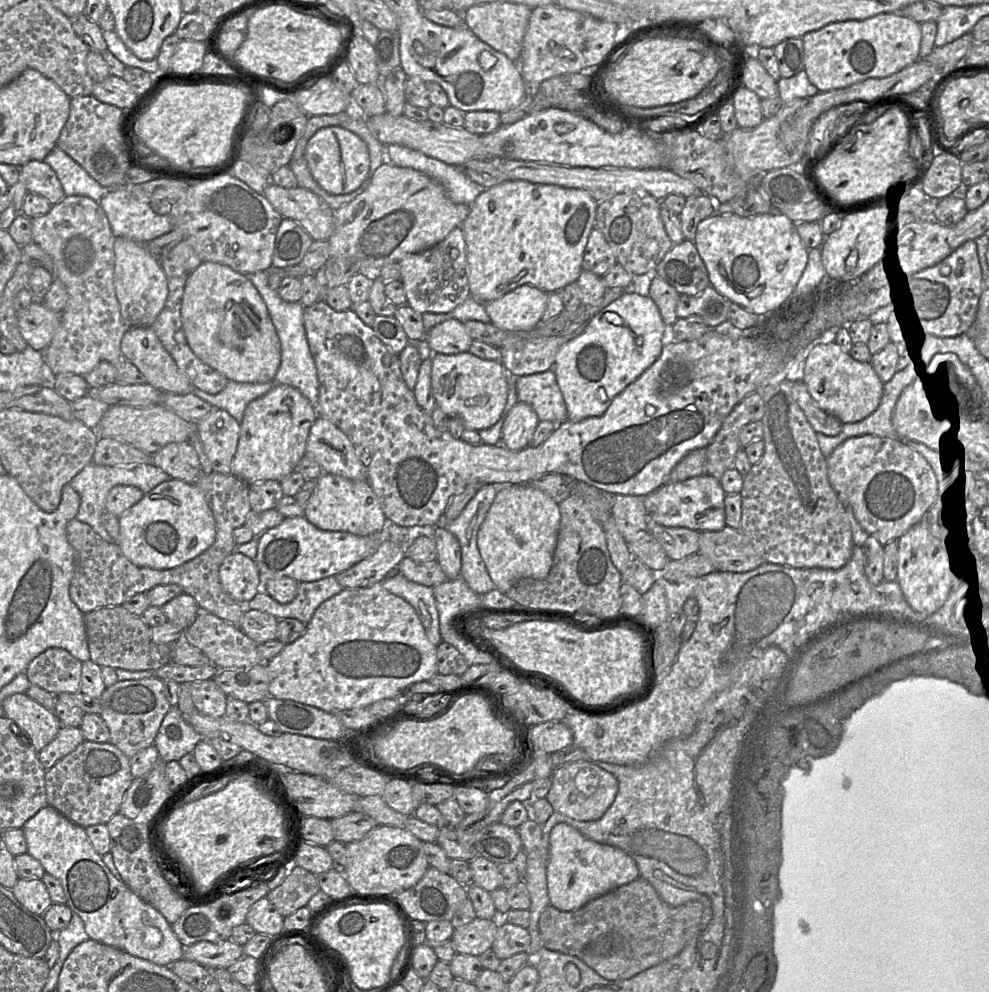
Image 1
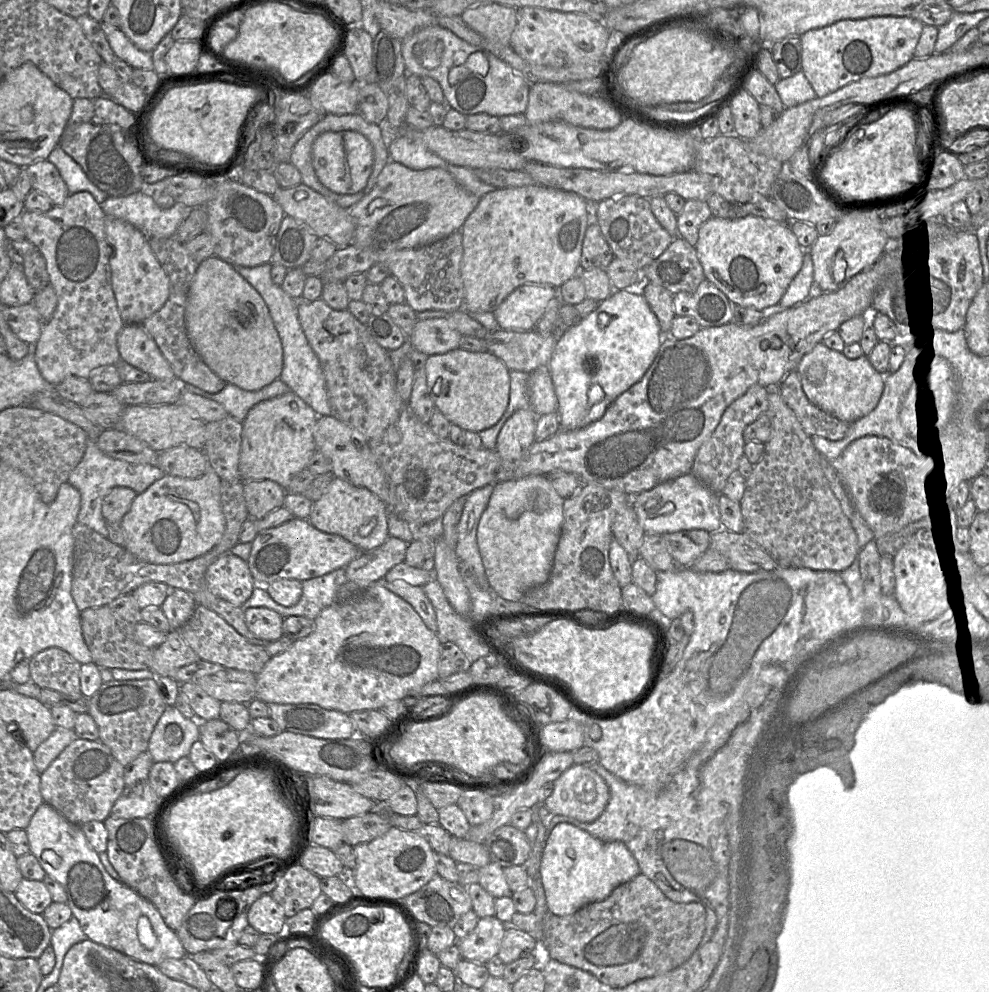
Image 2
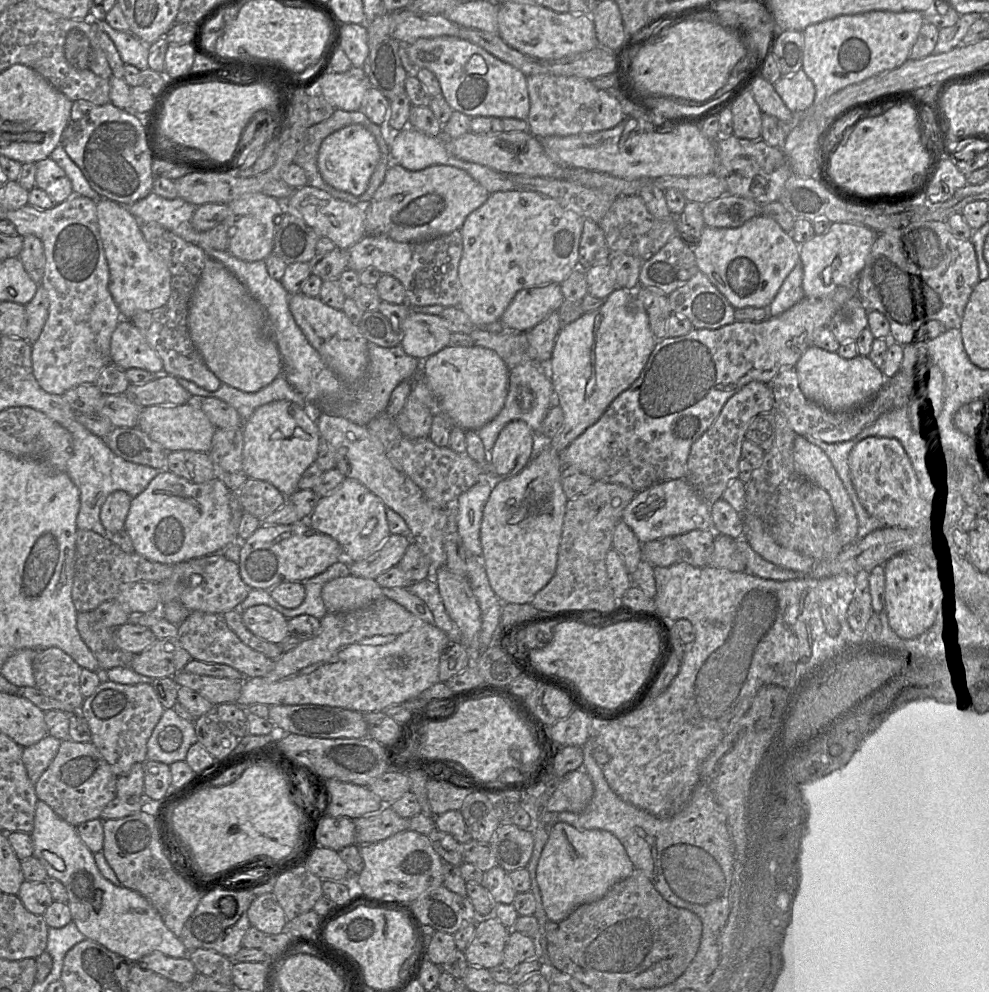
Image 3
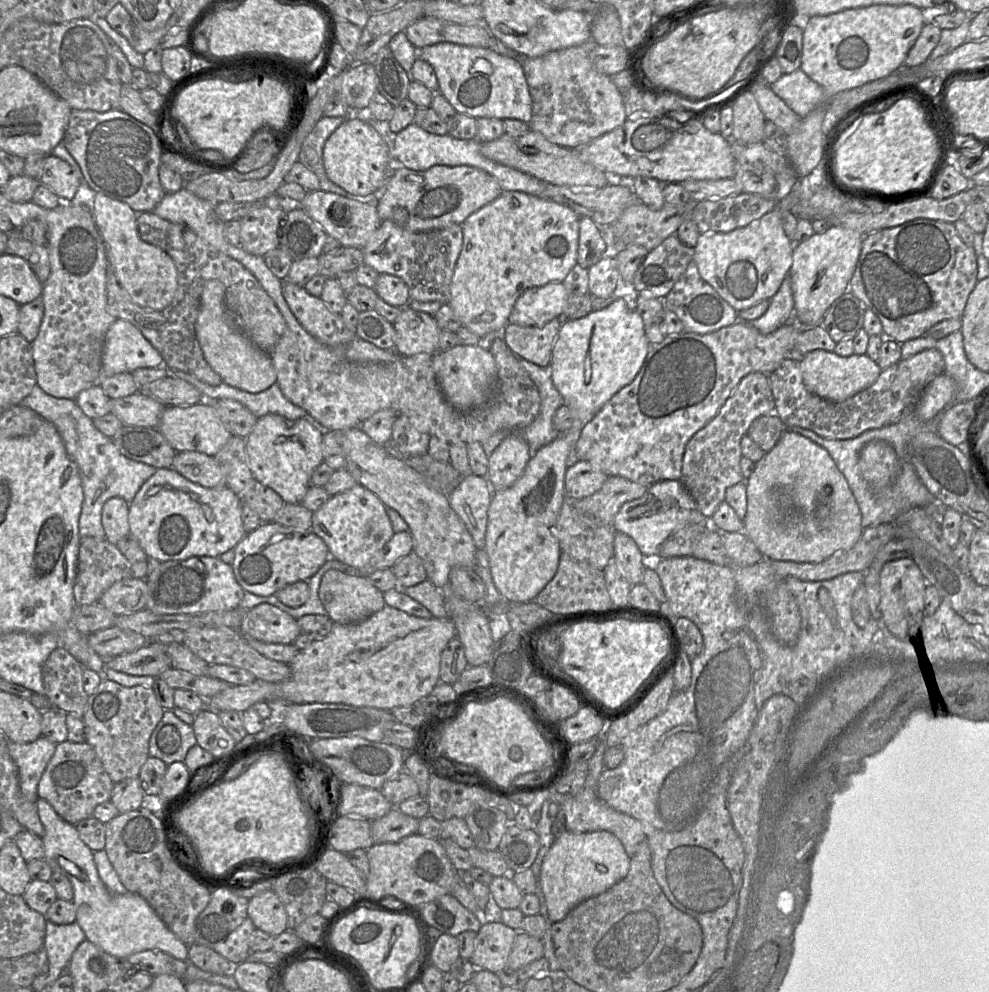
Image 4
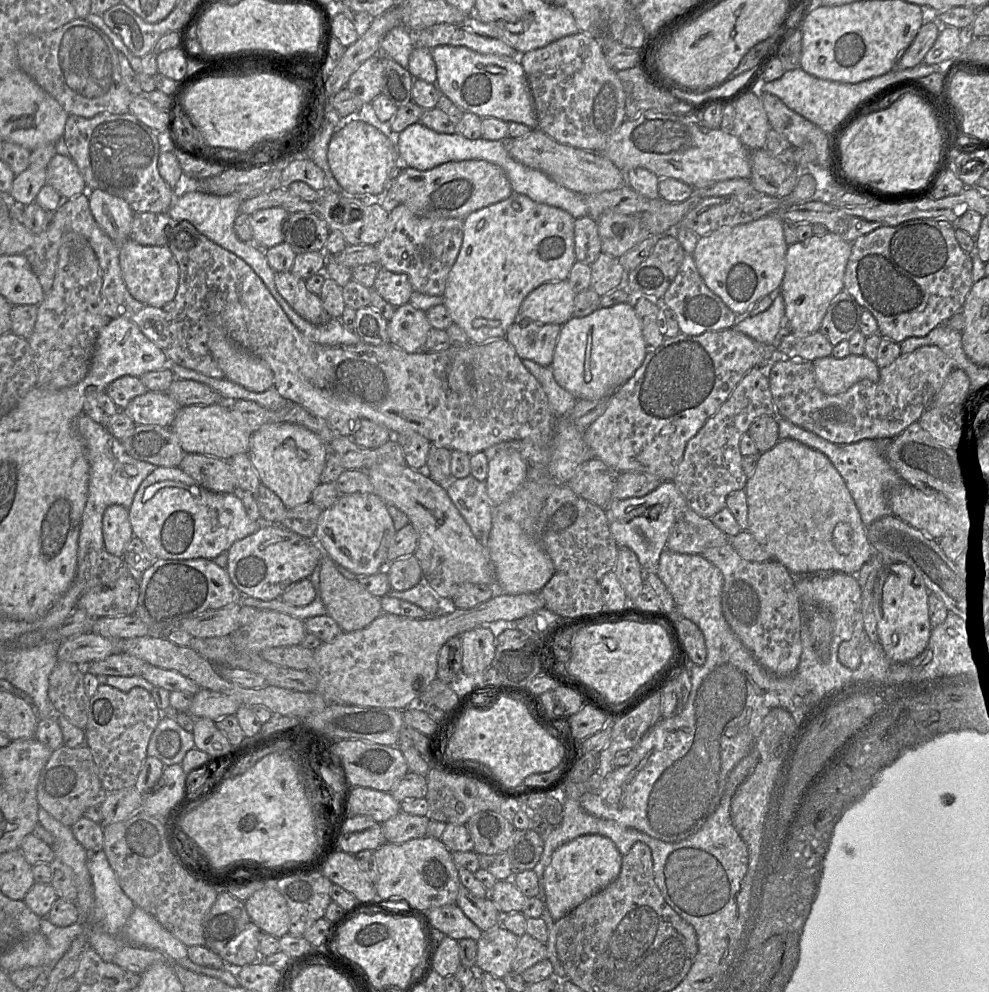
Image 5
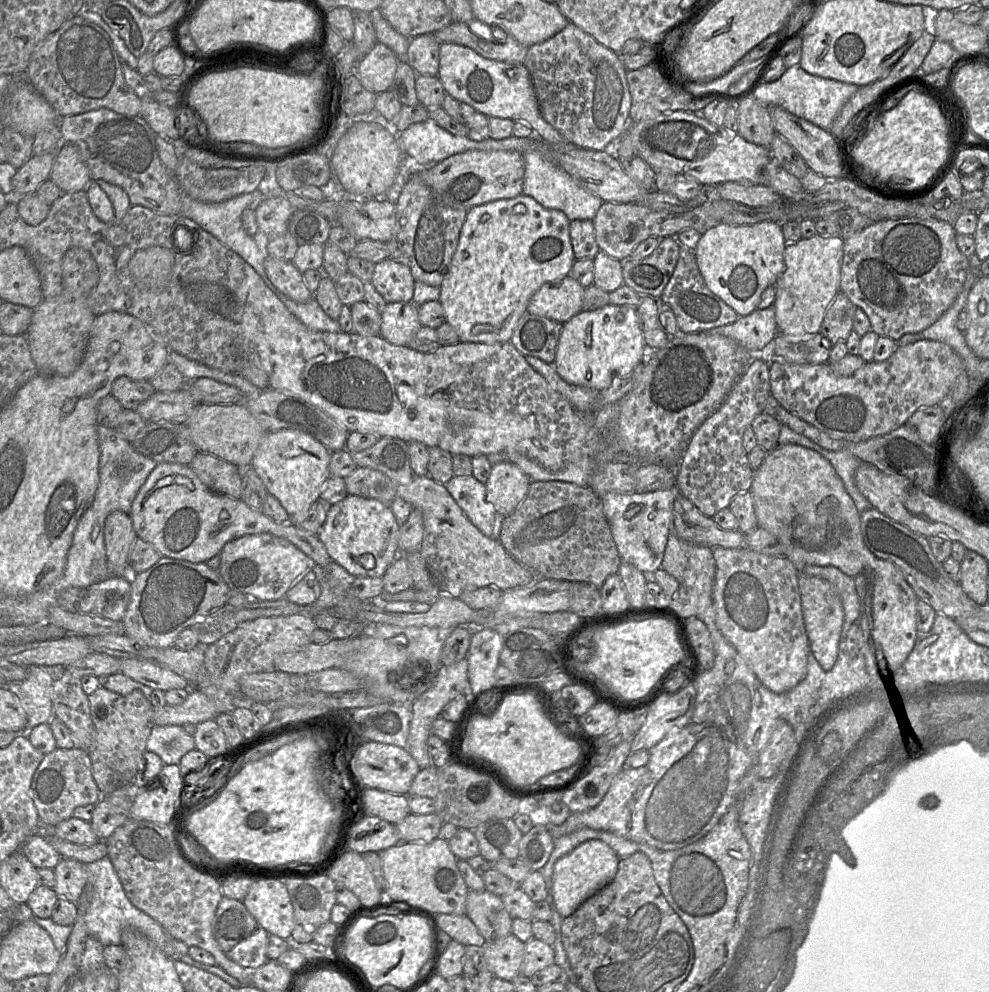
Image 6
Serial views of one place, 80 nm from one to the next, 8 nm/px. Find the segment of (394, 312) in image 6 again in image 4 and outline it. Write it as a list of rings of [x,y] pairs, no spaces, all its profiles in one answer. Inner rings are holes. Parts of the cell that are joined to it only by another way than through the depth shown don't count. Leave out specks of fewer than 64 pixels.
[[[409,306],[401,310],[393,323],[394,350],[402,356],[435,354],[439,351],[439,333],[434,317]]]

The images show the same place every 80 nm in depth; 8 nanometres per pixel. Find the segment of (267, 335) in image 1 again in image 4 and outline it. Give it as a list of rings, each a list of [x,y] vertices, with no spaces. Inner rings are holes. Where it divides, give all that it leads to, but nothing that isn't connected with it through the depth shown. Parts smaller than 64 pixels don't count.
[[[209,280],[203,287],[195,330],[206,362],[221,377],[222,382],[250,393],[260,393],[276,382],[276,371],[270,356],[257,348],[234,324],[225,306],[225,287],[219,280]]]

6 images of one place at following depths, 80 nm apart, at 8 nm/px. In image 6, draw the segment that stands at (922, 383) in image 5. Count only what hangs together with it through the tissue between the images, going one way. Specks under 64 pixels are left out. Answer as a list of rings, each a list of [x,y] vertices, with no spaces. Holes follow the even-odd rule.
[[[919,340],[898,346],[884,361],[865,362],[850,376],[836,375],[828,362],[809,365],[774,359],[769,362],[769,381],[771,395],[788,412],[832,438],[861,441],[899,428],[921,407],[946,403],[946,397],[962,371],[965,371],[964,365],[950,346],[935,340]]]

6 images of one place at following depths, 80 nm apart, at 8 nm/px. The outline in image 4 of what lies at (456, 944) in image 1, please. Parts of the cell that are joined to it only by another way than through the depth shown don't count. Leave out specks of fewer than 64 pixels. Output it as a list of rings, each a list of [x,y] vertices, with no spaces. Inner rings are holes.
[[[501,921],[483,923],[476,932],[471,963],[476,969],[485,969],[493,973],[507,967],[517,932]]]

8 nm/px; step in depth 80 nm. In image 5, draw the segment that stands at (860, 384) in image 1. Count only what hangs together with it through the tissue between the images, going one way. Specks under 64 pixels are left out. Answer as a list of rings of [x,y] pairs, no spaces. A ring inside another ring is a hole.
[[[849,354],[844,358],[829,355],[812,361],[818,387],[828,395],[845,392],[860,380],[879,380],[879,367],[864,355]]]

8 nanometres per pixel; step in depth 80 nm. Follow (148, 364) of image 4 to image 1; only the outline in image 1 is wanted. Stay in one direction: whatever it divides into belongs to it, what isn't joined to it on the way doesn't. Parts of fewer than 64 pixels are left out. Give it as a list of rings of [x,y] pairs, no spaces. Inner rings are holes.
[[[129,327],[122,337],[120,346],[121,353],[138,368],[149,385],[161,392],[178,395],[191,393],[192,385],[189,379],[180,371],[172,356],[150,327]]]

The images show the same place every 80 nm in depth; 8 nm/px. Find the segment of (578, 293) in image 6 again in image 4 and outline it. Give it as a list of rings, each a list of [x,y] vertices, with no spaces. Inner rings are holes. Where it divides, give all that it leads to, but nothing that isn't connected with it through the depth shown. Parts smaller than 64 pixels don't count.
[[[551,282],[524,291],[516,300],[508,323],[541,327],[563,313],[569,294],[562,282]]]

